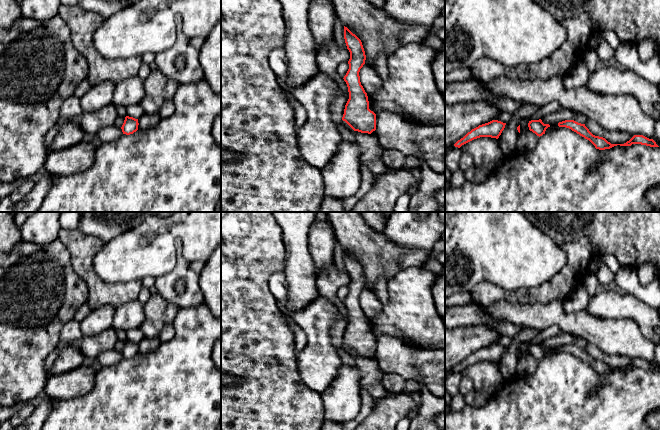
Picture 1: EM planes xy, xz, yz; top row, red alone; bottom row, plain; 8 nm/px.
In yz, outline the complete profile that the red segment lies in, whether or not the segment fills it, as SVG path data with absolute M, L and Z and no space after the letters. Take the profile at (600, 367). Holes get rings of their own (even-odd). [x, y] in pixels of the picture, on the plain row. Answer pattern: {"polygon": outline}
{"polygon": "M565 344L558 347L559 351L566 351L576 356L580 360L589 364L596 373L605 374L614 370L631 370L632 368L641 368L650 371L659 371L653 363L649 363L643 359L634 359L629 365L624 368L611 368L605 362L593 359L585 348L578 347L574 344Z"}

